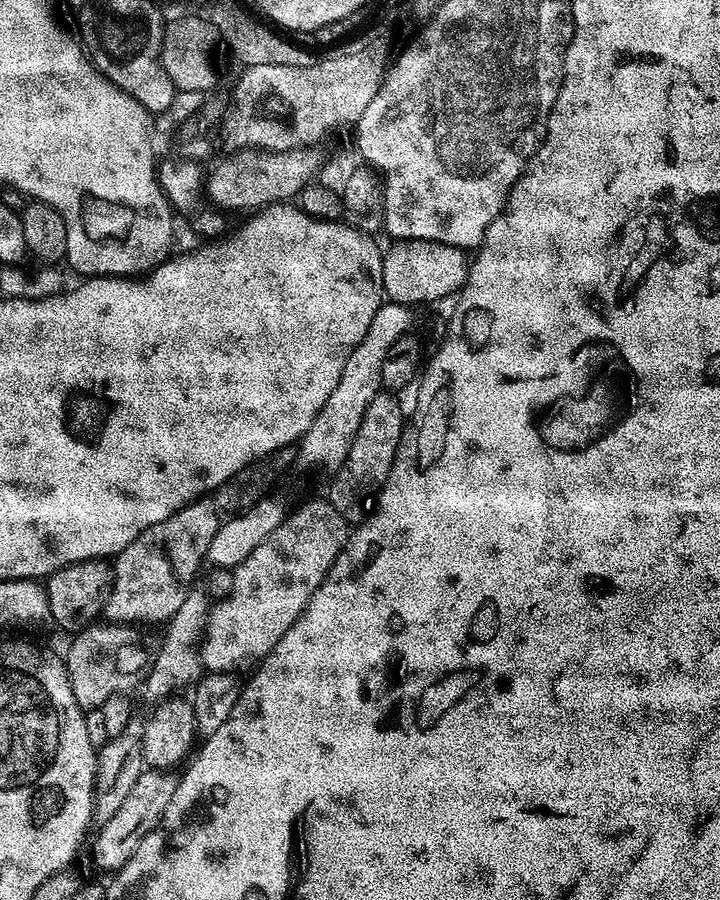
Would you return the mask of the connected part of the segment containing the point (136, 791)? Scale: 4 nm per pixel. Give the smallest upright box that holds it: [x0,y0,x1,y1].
[92,770,177,874]

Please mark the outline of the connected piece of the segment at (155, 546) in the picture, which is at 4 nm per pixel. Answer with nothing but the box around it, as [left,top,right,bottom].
[103,498,222,622]

